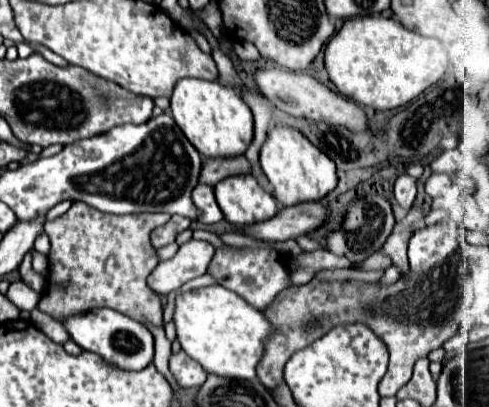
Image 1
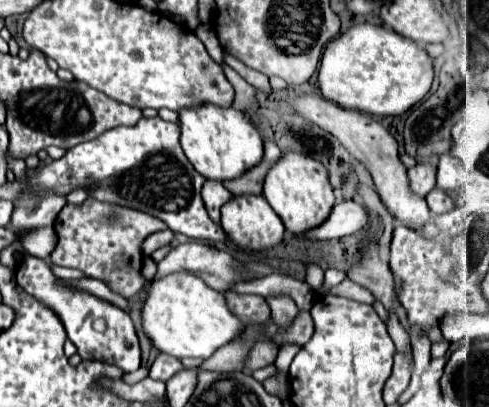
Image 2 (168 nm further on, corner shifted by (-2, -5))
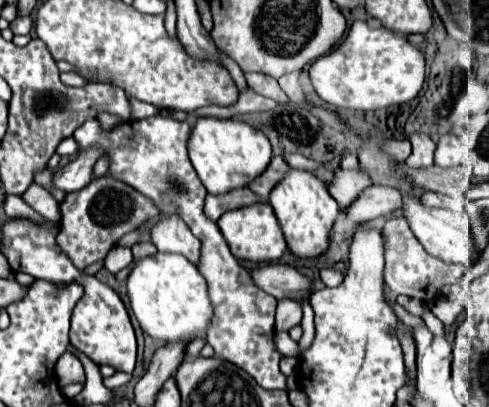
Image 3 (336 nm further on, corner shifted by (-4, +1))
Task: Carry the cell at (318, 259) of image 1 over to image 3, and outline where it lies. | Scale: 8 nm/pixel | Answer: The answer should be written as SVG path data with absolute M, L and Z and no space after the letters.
M283 298L277 304L277 316L275 316L275 330L291 330L293 326L299 326L301 322L301 304L291 298Z

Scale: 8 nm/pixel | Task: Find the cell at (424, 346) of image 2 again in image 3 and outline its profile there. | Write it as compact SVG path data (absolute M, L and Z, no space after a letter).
M419 326L419 328L413 328L413 338L415 338L415 344L417 344L417 350L419 352L425 352L433 340L433 334L429 332L427 326Z

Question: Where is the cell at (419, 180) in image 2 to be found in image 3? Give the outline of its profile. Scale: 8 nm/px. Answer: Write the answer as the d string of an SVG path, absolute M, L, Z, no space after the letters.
M411 134L409 142L413 144L413 154L405 160L405 164L409 168L429 168L429 166L433 166L435 144L431 142L431 138L425 136L425 134Z

